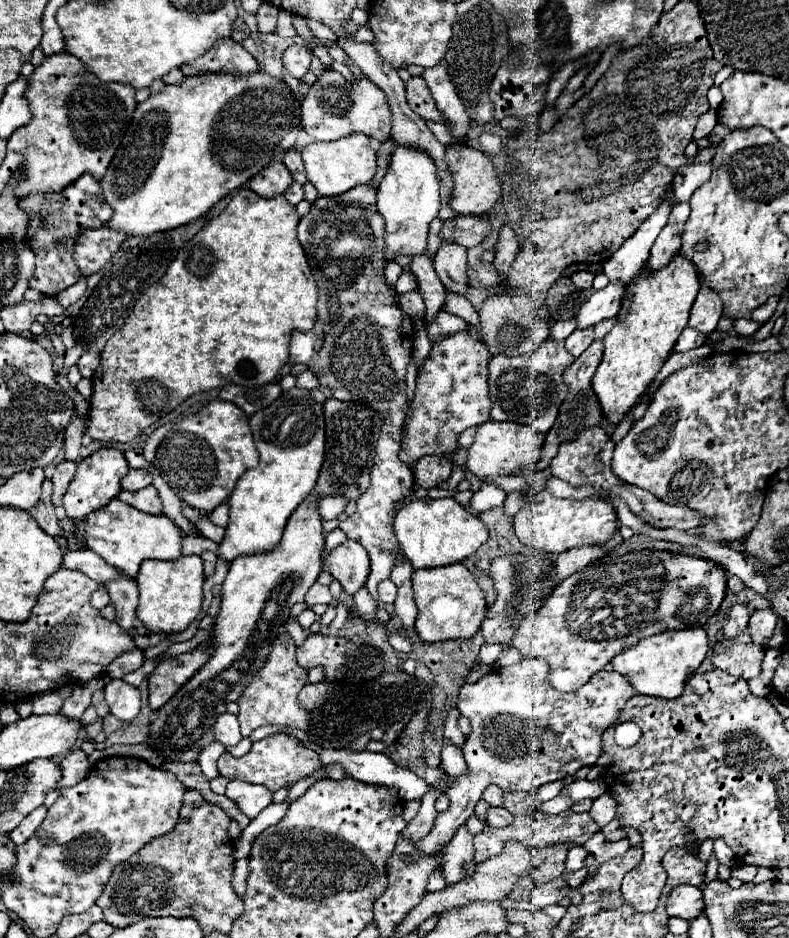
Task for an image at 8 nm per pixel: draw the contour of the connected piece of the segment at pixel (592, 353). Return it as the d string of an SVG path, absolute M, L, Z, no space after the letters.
M595 340L565 372L563 372L563 382L567 384L567 398L565 402L561 404L559 408L559 442L571 442L575 440L575 436L579 436L581 430L585 428L591 428L591 426L605 426L607 420L603 416L603 410L601 410L601 404L591 388L591 378L593 378L593 372L597 370L599 362L601 362L601 354L603 354L603 342L601 340Z

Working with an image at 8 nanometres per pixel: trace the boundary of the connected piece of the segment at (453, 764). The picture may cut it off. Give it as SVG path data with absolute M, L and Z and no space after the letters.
M443 738L443 750L441 750L441 766L445 768L445 772L453 778L459 776L459 772L465 772L465 768L459 770L459 760L463 758L463 750L457 748L455 744L451 744L447 738Z

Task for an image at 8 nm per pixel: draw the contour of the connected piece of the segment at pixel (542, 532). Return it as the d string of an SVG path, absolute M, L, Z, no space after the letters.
M539 492L527 502L513 518L513 528L521 544L527 544L539 552L561 554L583 544L605 544L617 532L617 512L609 500L591 496L583 500L565 500Z

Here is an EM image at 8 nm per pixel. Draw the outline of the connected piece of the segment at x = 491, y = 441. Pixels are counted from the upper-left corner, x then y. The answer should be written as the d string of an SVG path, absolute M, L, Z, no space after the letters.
M485 422L477 428L475 442L467 448L467 470L477 478L497 476L497 474L513 474L517 468L531 466L539 460L543 446L543 434L527 428L525 424L515 422Z

